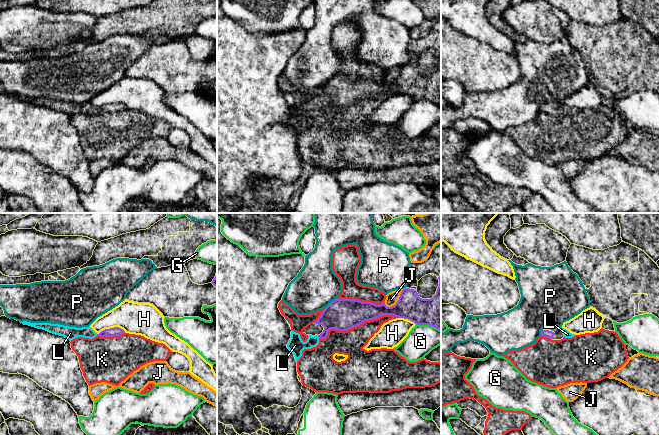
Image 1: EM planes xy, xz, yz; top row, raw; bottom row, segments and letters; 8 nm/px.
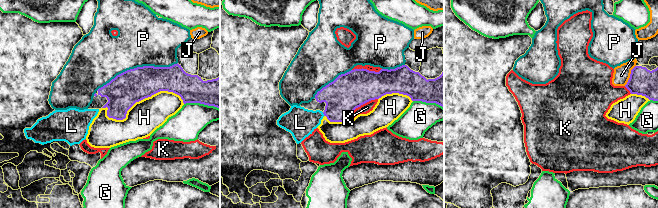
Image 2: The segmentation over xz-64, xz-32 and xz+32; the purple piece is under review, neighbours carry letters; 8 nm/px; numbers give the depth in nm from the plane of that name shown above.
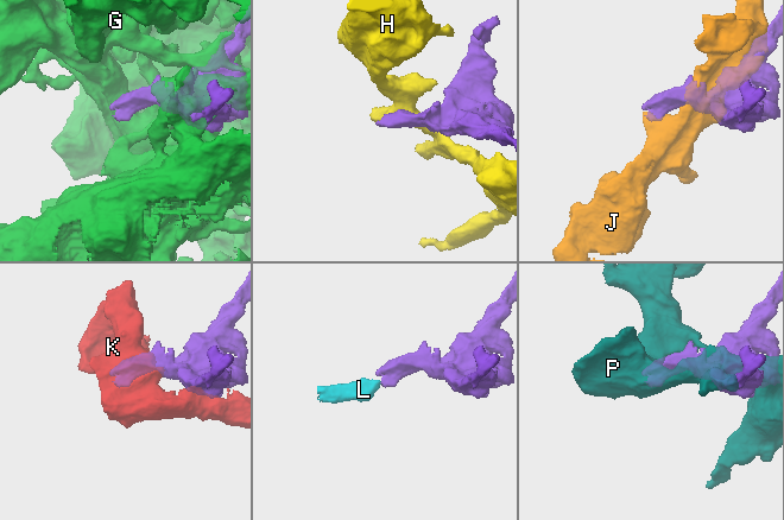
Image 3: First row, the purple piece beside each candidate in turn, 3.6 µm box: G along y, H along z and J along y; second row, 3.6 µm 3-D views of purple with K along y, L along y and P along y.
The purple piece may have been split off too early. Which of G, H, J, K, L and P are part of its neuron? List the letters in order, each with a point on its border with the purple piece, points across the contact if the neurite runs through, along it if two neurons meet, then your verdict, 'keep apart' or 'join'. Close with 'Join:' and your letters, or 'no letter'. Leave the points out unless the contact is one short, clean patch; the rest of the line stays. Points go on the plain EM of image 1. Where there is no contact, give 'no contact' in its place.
G: meets purple in xz at (428, 100); keep apart
H: meets purple in xy at (111, 104); keep apart
J: meets purple in xz at (397, 77); keep apart
K: meets purple in xz at (357, 101); keep apart
L: meets purple in xz at (318, 112); runs through xz (340, 90), (318, 112), (307, 121), (295, 121); join
P: meets purple in xz at (331, 78); keep apart
Join: L

